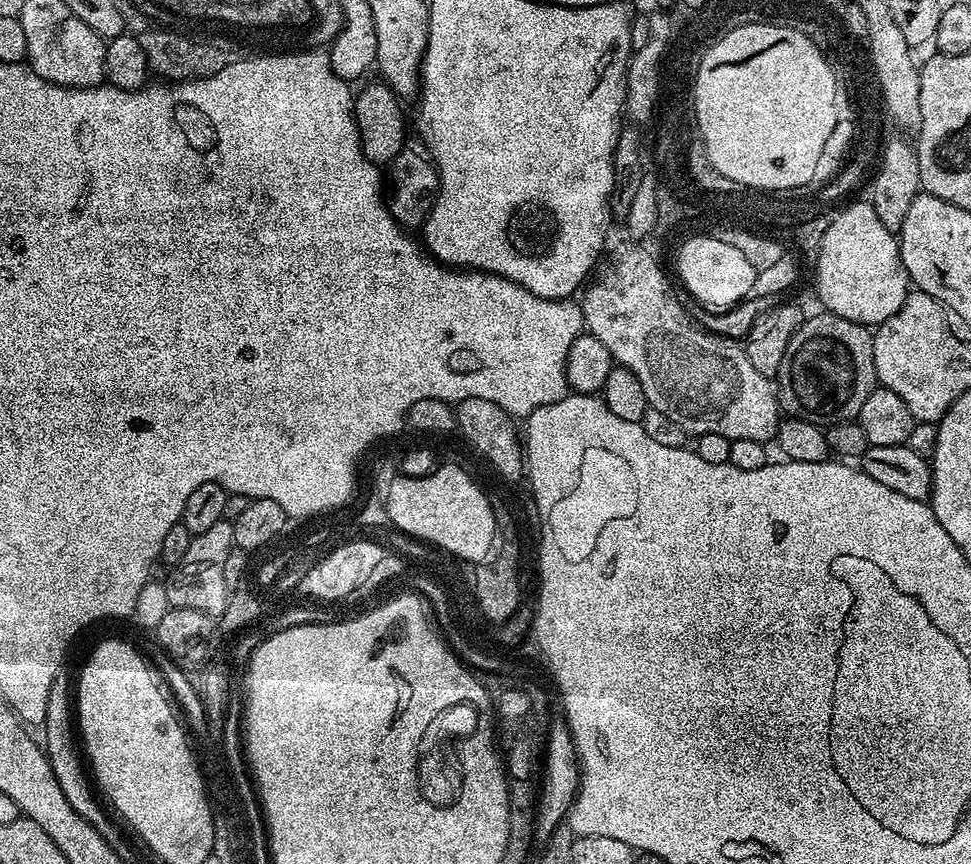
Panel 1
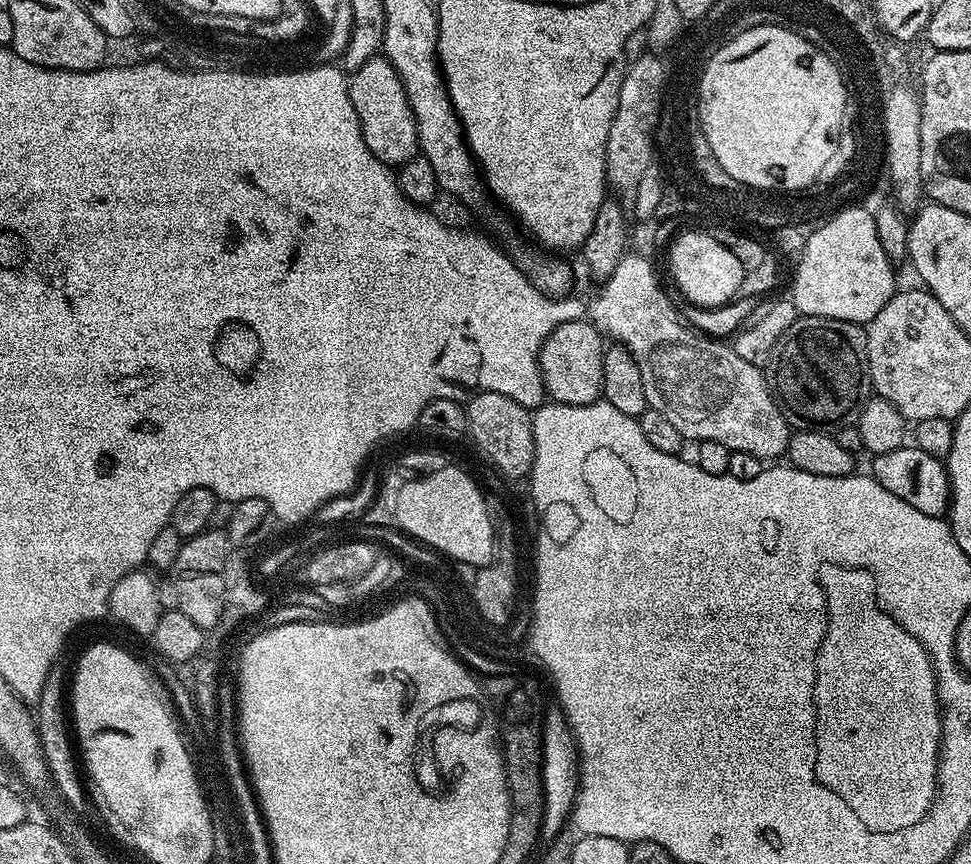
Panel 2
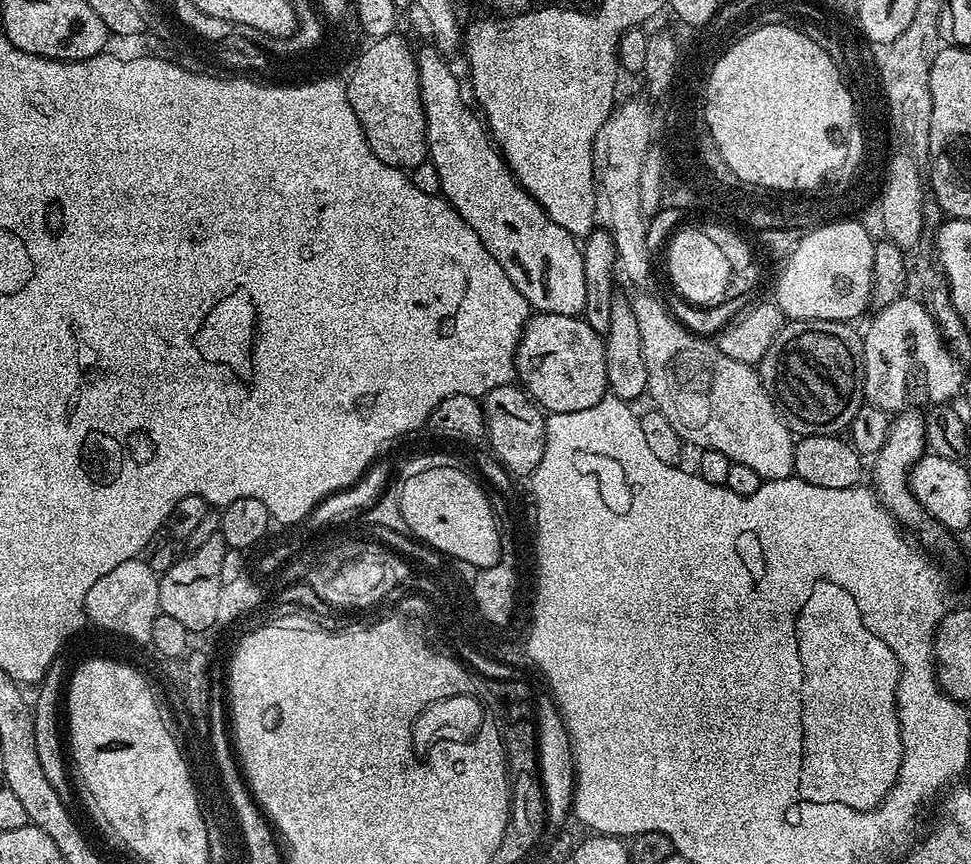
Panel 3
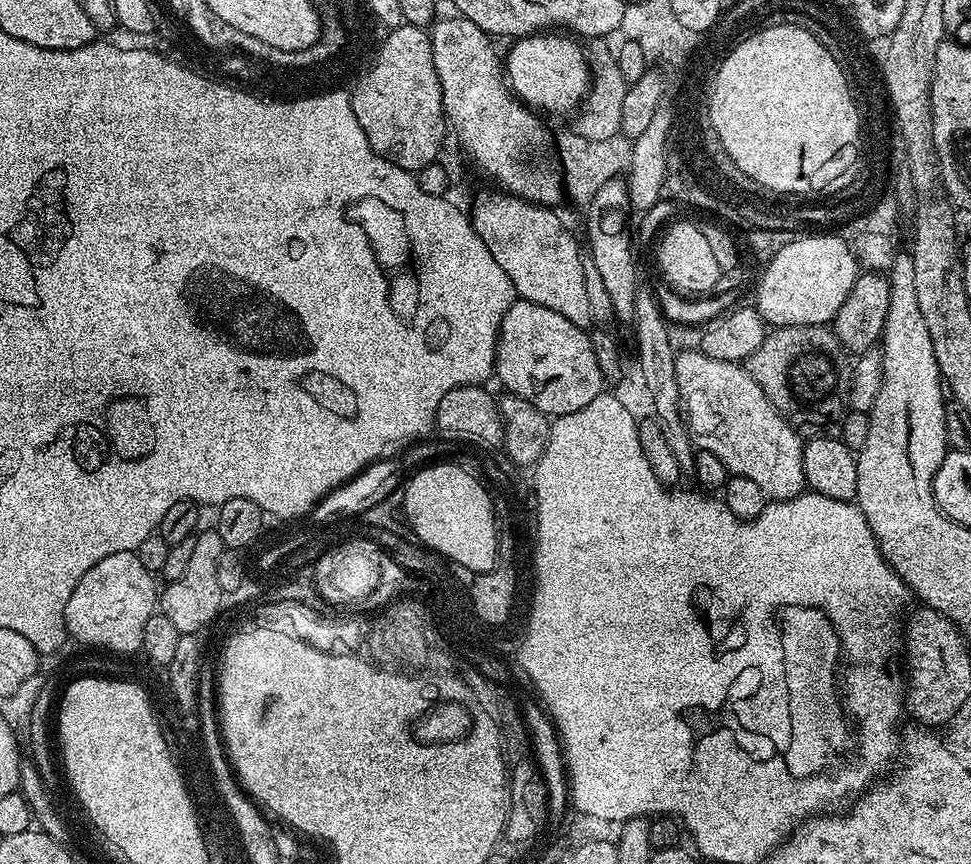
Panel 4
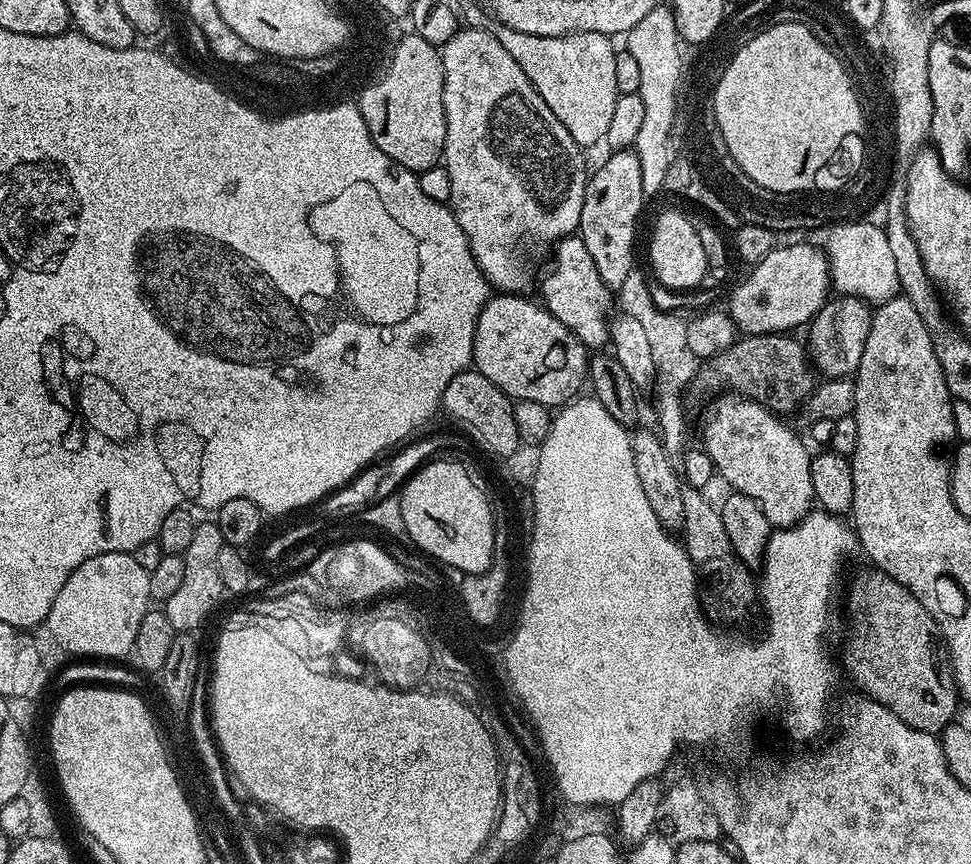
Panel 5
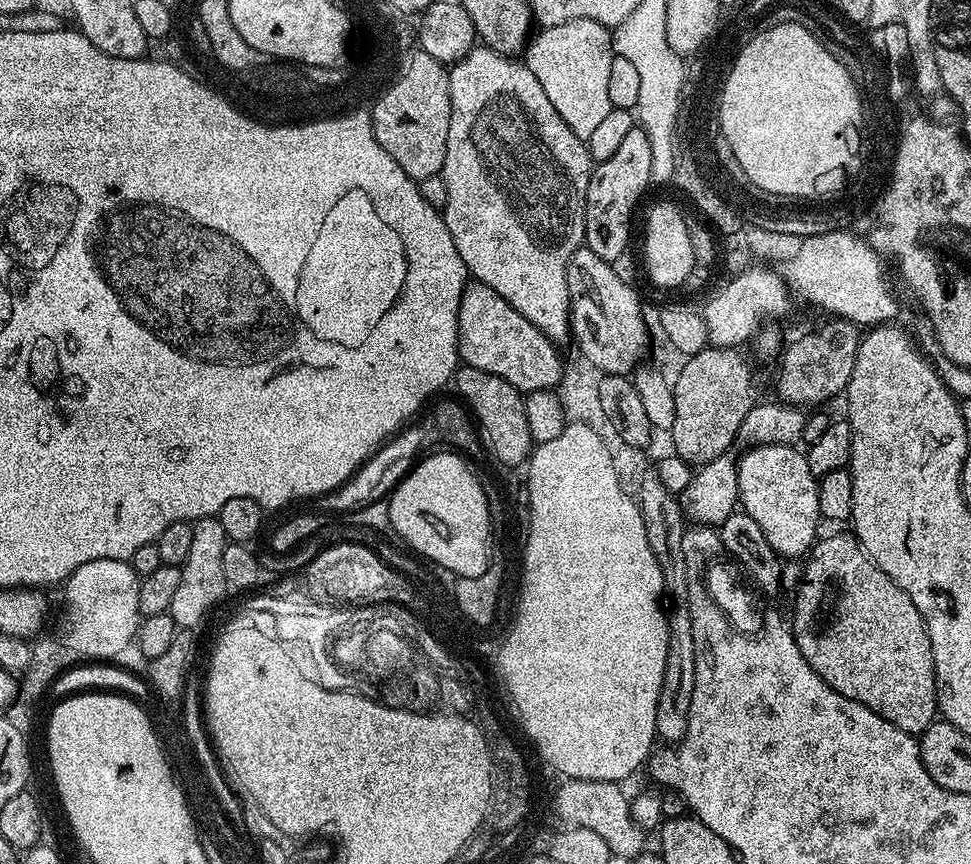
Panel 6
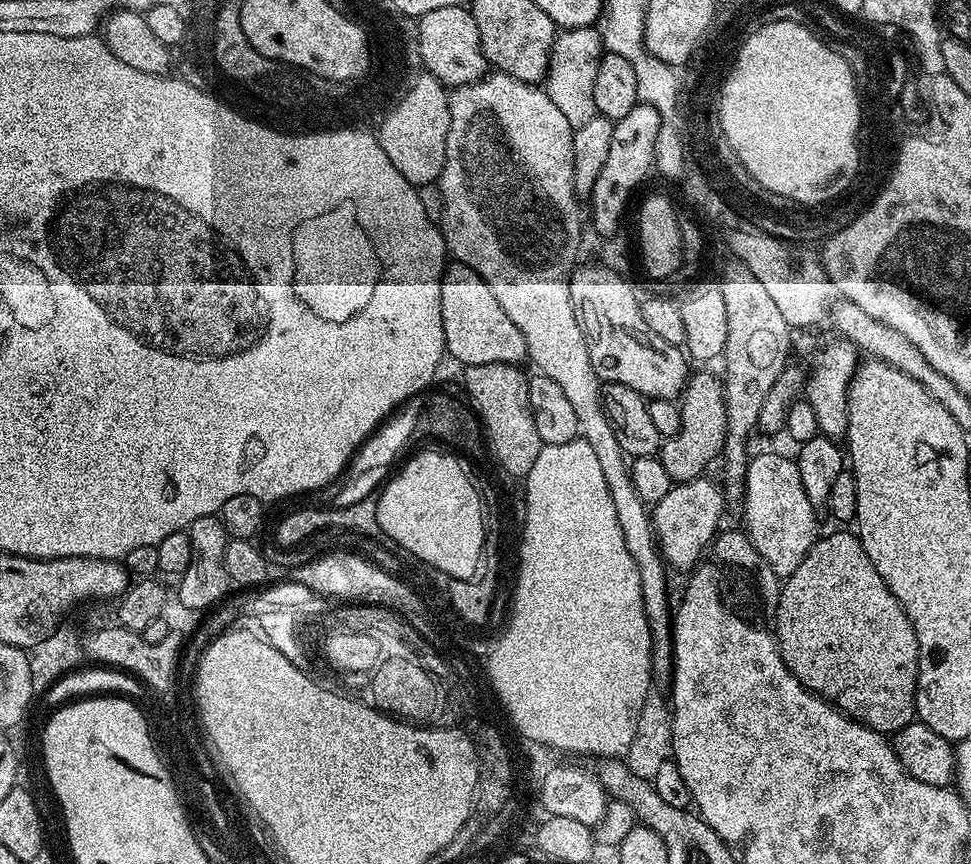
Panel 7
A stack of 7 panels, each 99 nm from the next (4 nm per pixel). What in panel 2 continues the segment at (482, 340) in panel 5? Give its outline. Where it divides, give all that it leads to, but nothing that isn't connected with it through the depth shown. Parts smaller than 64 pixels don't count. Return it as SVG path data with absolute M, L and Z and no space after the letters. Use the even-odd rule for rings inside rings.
M587 319L561 324L544 345L542 371L547 395L558 404L595 404L602 396L605 337Z

